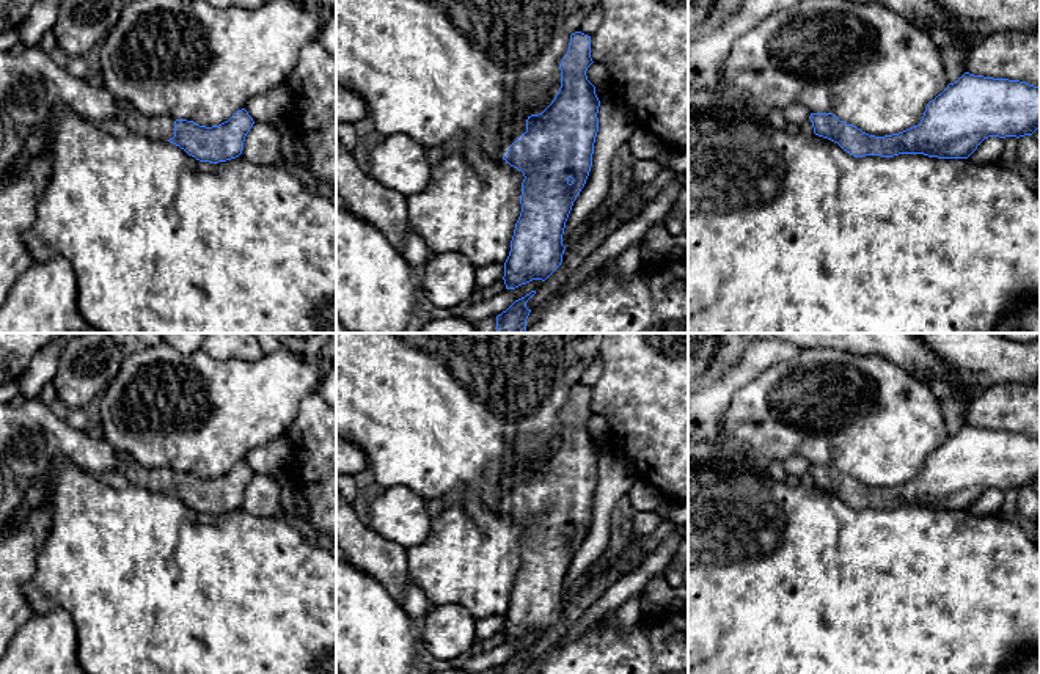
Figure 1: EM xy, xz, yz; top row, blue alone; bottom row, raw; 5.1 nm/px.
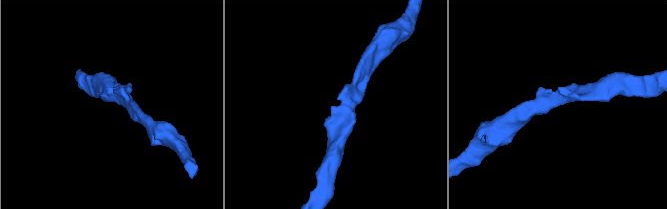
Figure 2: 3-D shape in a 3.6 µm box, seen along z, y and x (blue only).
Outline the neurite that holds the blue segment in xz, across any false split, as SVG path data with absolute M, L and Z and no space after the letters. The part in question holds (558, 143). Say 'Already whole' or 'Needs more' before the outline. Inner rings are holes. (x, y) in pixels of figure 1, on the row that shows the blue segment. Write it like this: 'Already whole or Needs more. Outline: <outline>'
Needs more. Outline: M581 31L572 33L569 50L559 63L561 88L551 104L542 113L531 115L526 121L517 119L501 130L503 159L525 176L520 195L522 212L504 262L506 289L515 289L533 280L545 281L562 262L566 222L589 176L599 132L600 101L586 75L592 63L591 36Z

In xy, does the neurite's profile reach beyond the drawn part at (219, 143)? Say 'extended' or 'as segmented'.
extended

